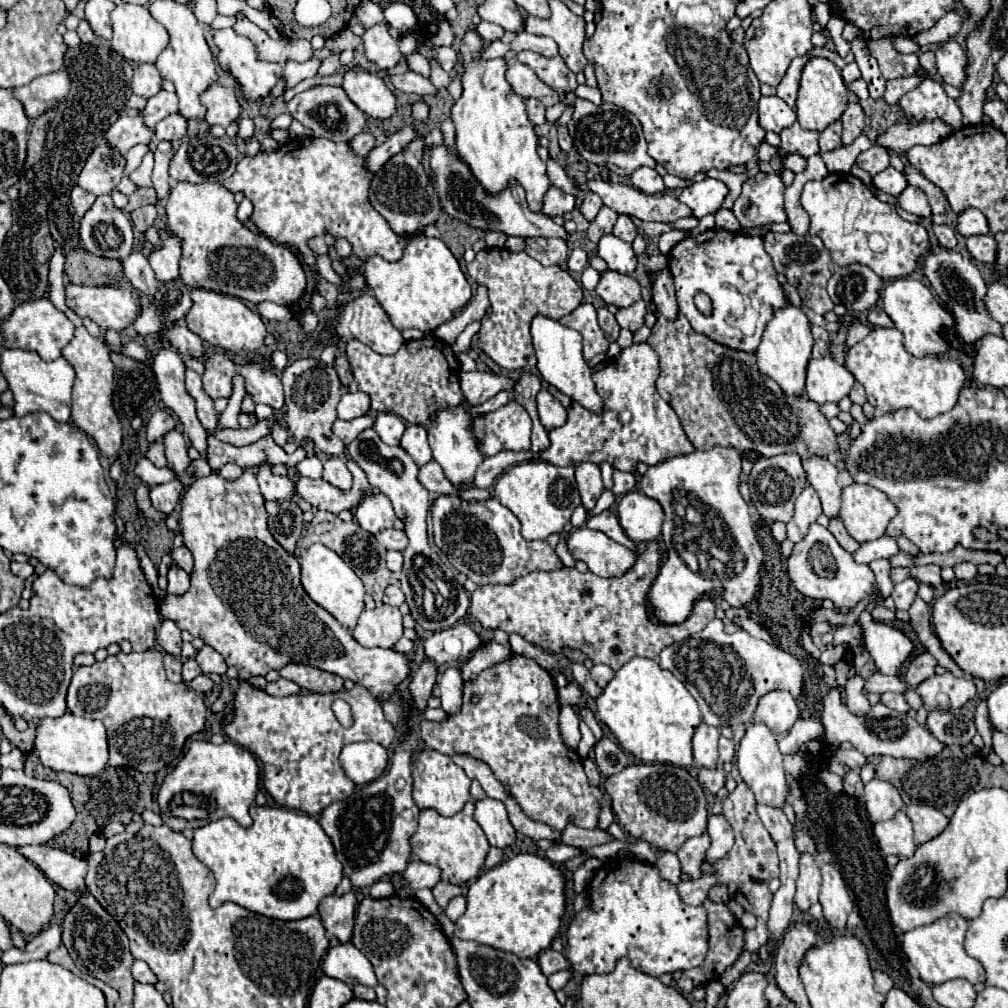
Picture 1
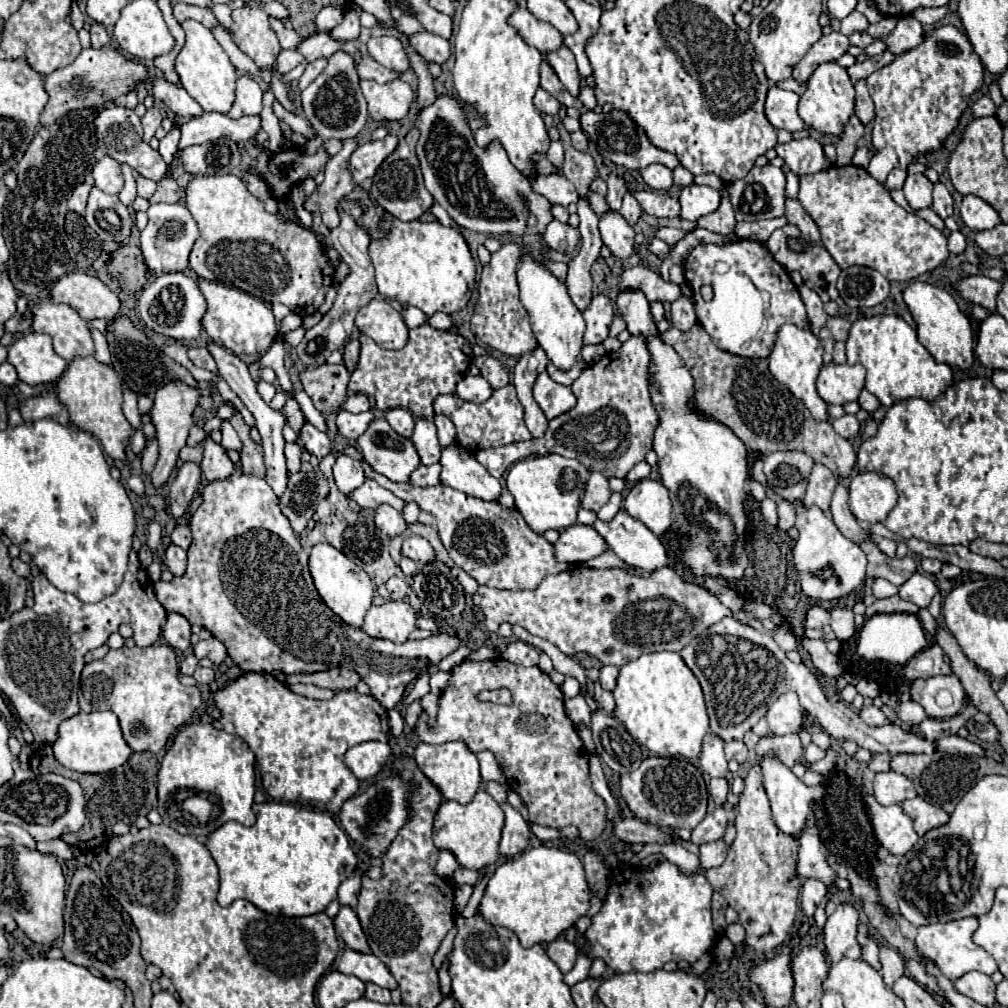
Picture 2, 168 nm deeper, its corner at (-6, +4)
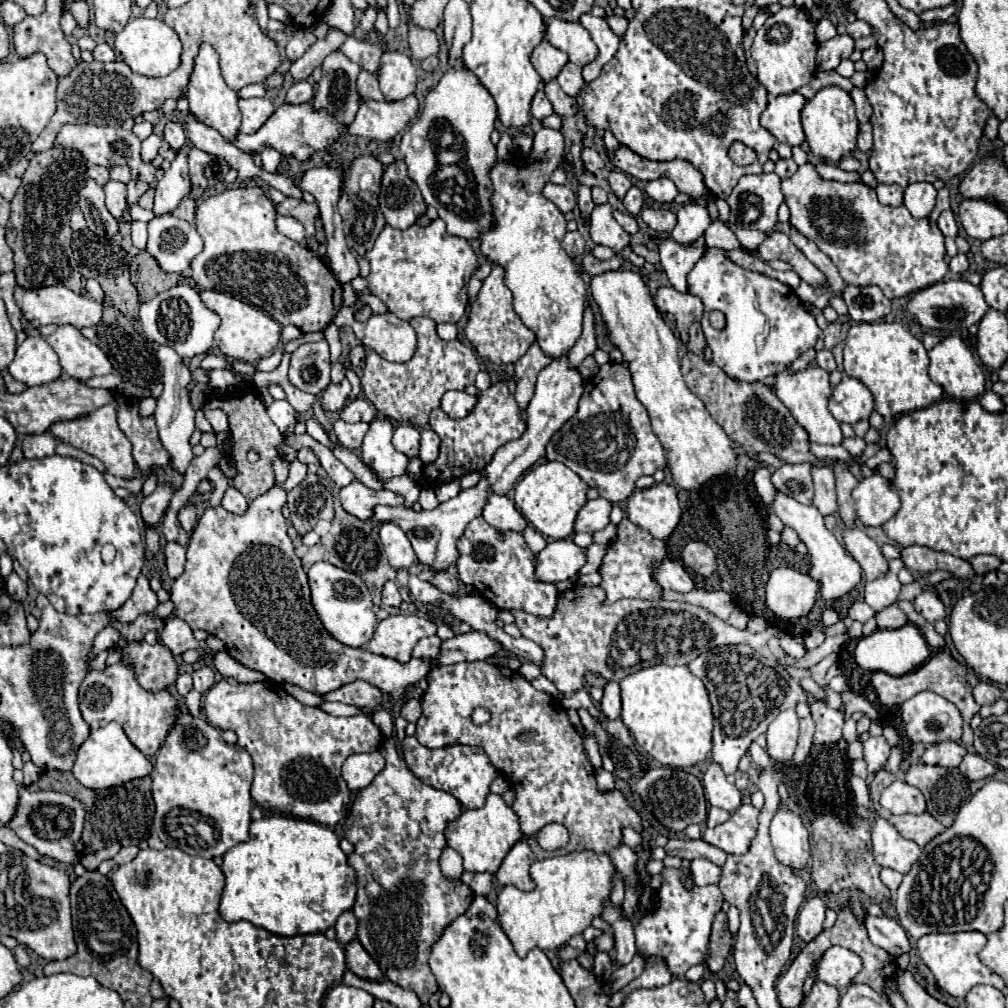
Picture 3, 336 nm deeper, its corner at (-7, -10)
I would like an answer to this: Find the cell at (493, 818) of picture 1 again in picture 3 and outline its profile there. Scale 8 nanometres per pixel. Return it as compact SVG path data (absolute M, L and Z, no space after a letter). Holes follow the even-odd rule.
M518 842L508 856L504 858L500 870L496 872L496 880L502 886L516 886L518 890L530 892L536 888L536 884L530 878L530 866L536 860L534 852L530 850L530 846L526 842Z

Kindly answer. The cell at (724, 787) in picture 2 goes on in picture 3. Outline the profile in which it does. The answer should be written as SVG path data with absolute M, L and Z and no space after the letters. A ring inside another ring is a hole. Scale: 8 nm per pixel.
M710 806L710 810L708 810L708 818L706 818L706 826L708 826L708 828L718 826L718 824L726 822L728 818L730 818L730 812L726 812L726 810L722 810L722 808L714 808L714 806Z

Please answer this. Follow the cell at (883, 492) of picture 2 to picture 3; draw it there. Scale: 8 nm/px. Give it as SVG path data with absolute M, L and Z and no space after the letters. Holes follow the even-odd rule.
M872 474L852 490L858 518L864 526L882 526L900 510L894 486L880 474Z

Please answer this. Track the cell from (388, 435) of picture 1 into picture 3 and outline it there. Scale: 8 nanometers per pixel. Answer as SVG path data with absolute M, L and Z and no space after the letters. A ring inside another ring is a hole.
M410 424L396 426L394 436L392 436L392 444L396 446L396 450L406 454L408 458L418 456L418 448L420 448L420 432L418 432L418 428L410 426Z

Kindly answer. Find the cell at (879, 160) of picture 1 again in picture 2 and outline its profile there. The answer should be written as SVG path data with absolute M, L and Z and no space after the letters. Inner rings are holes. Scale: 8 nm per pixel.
M857 148L857 152L855 152L851 164L859 166L859 168L867 168L871 156L873 156L873 150L869 150L869 148Z

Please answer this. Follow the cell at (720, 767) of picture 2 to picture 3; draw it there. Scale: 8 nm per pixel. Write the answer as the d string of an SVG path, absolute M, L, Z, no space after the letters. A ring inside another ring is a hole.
M710 764L704 774L704 794L710 806L734 812L742 804L742 792L730 784L718 764Z

